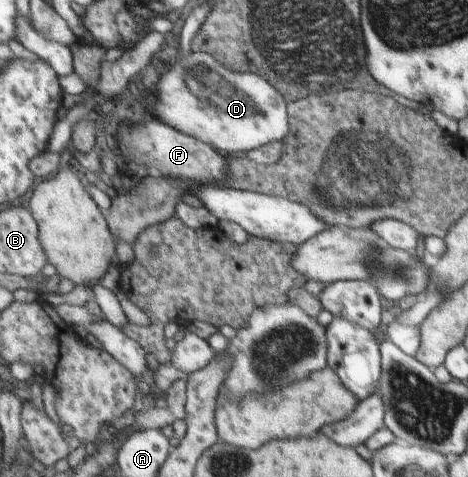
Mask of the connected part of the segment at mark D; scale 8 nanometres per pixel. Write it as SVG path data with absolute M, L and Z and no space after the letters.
M194 53L187 61L177 61L177 65L169 66L165 75L160 77L159 87L155 85L153 93L157 99L151 103L155 115L168 125L173 125L179 131L193 135L209 145L213 145L223 155L237 153L249 155L259 147L269 143L284 142L292 133L289 120L289 105L285 95L269 83L269 79L257 73L233 73L231 67L225 67L223 60L218 60L209 53Z

